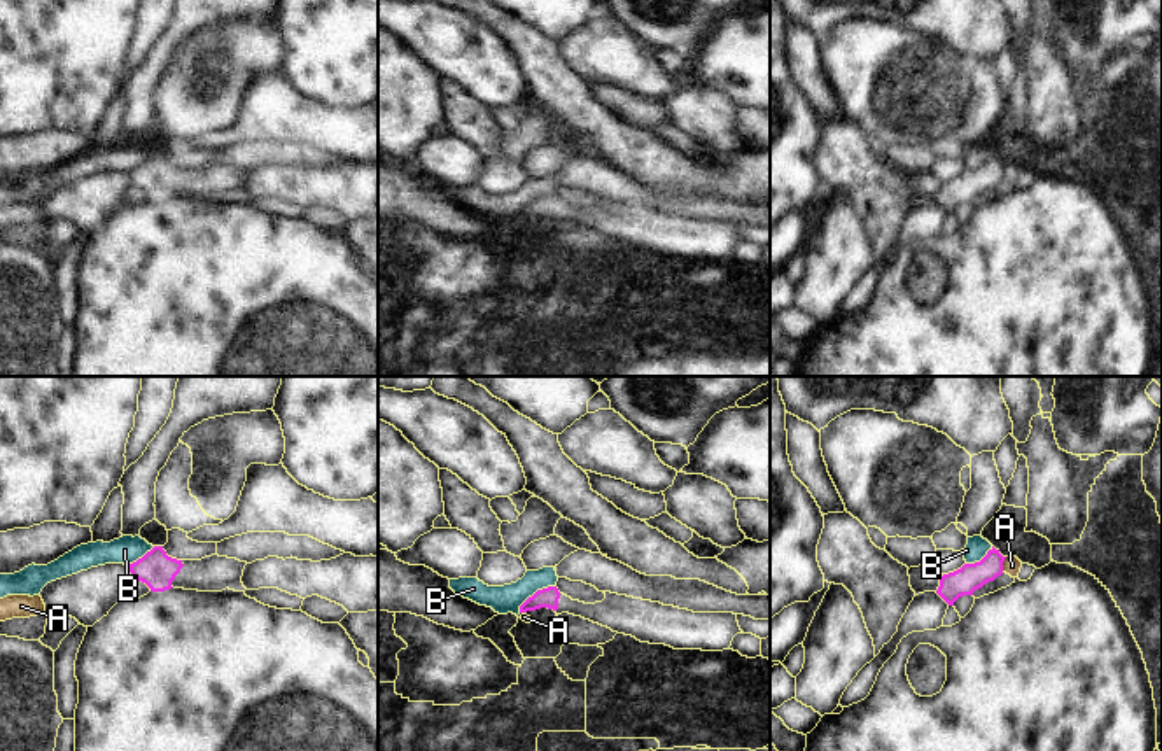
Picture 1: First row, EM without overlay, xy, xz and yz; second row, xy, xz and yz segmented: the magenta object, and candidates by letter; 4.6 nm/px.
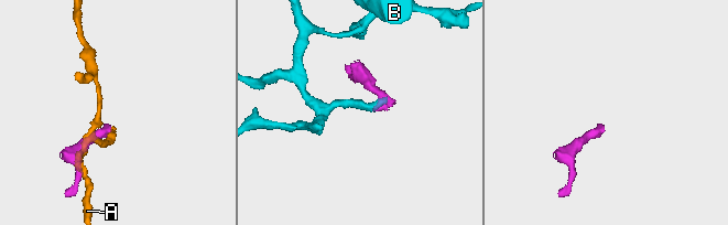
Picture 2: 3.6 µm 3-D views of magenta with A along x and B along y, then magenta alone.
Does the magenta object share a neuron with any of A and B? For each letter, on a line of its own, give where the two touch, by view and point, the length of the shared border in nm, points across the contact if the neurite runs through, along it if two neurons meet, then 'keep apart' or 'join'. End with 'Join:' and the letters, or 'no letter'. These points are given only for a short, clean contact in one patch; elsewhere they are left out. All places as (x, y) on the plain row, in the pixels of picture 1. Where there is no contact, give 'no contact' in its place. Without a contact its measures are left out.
A: meets magenta in yz at (1001, 172); contact 80 nm long; border along yz (1007, 165), (1001, 179); keep apart
B: meets magenta in xz at (536, 200); contact 200 nm long; border along xz (553, 193), (538, 196), (518, 219); keep apart
Join: no letter

